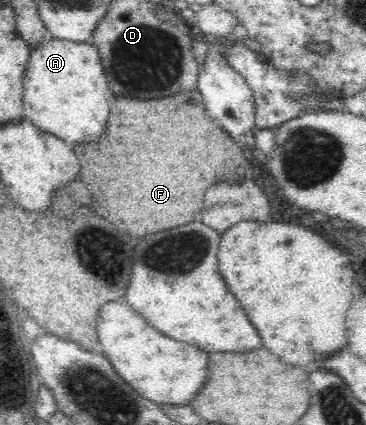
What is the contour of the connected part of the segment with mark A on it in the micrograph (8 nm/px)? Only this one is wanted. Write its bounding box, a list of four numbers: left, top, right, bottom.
[23,41,108,143]

